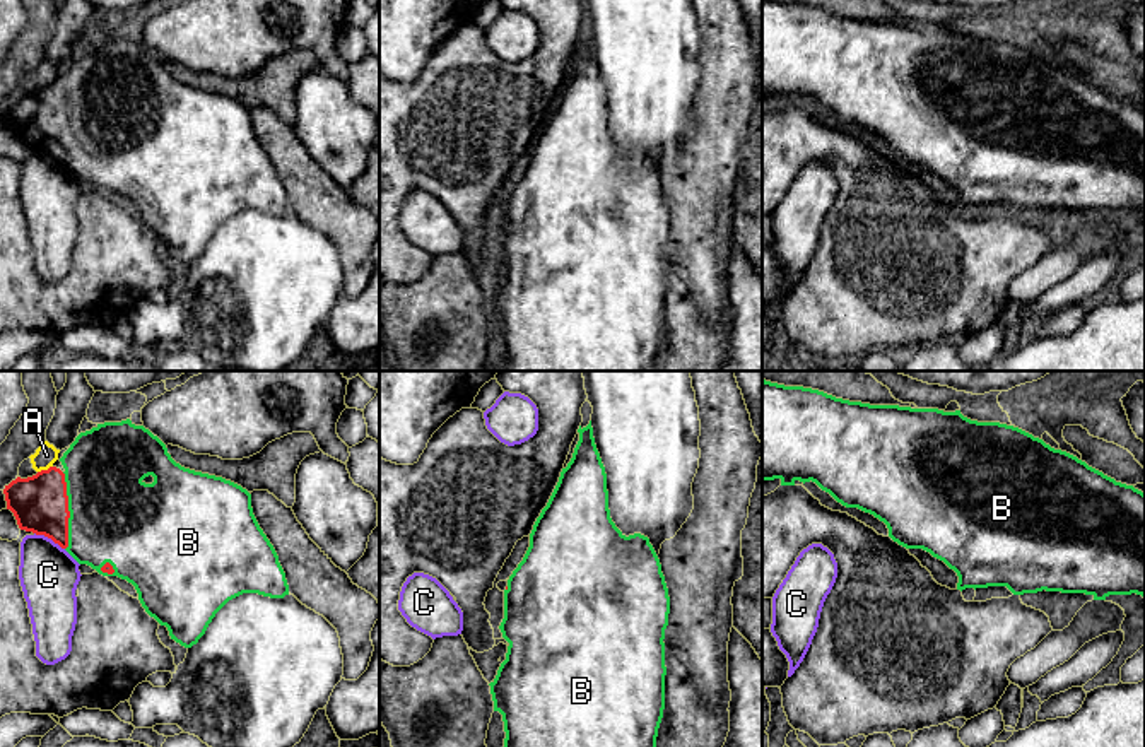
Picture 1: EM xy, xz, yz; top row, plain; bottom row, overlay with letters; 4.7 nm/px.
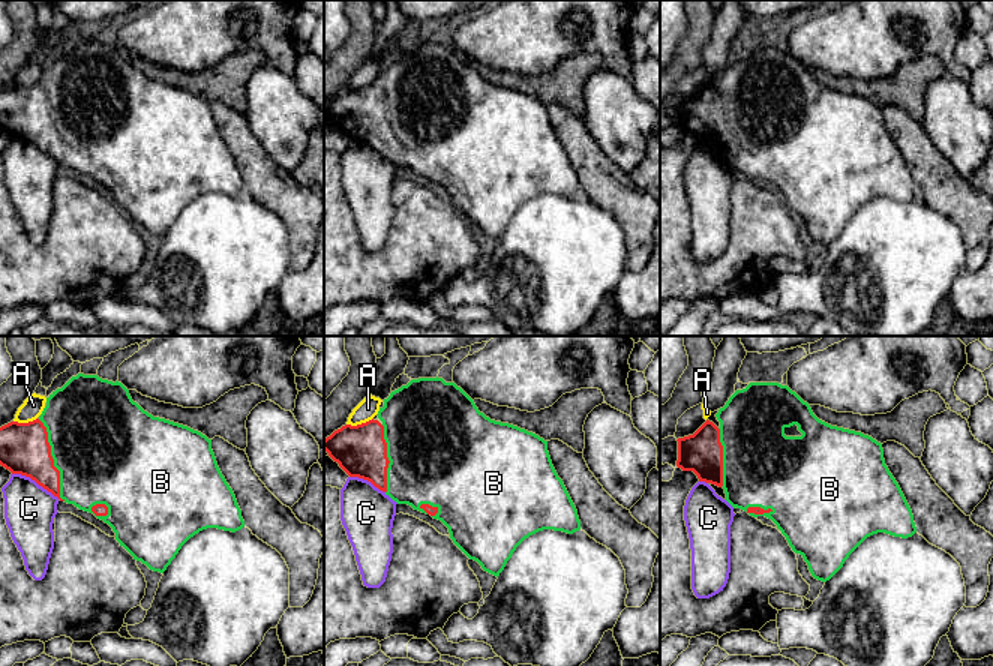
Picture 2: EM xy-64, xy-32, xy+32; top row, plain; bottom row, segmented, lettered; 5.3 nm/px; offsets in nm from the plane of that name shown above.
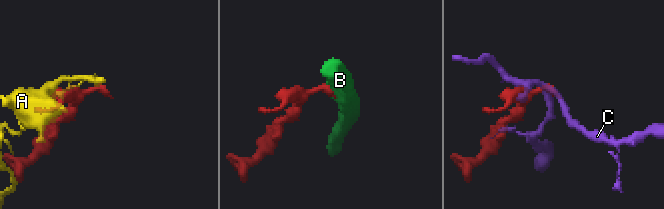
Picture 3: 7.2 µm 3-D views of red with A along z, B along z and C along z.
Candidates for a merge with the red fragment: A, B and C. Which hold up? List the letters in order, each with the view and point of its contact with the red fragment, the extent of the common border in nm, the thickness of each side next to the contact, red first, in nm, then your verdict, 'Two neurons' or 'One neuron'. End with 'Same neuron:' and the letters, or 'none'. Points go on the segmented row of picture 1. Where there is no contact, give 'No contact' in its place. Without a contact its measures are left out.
A: Touches red at xy (45, 470). Shared border 80 nm. Thickness 260 nm (red) against 100 nm. Two neurons
B: Touches red at xy (69, 511). Shared border 360 nm. Thickness 260 nm (red) against 420 nm. One neuron
C: Touches red at xy (50, 537). Shared border 170 nm. Thickness 260 nm (red) against 280 nm. Two neurons
Same neuron: B

